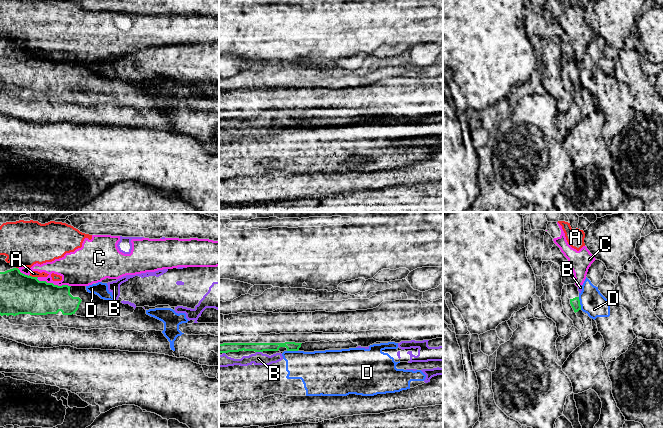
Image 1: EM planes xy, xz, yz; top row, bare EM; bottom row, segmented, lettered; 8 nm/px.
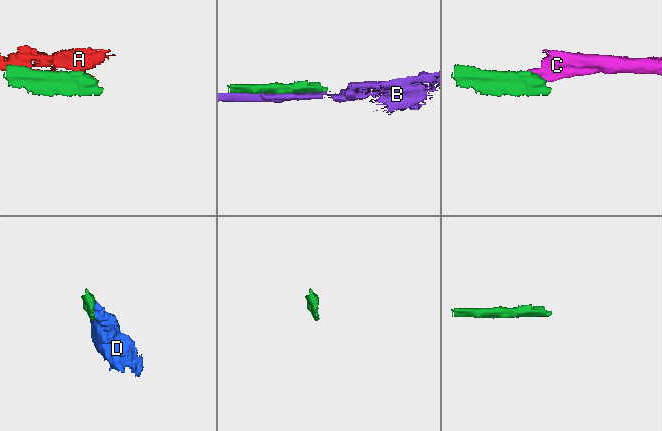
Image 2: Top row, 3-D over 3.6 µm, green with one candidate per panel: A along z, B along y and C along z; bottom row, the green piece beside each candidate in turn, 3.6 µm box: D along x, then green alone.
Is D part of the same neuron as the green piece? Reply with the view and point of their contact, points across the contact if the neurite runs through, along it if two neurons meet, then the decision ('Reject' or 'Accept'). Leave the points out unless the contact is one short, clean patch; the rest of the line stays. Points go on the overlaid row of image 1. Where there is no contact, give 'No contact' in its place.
Touches green at yz (579, 303). Boundary: yz (578, 297), (581, 309). Reject

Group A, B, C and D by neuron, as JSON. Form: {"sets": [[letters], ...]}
{"sets": [["A", "B", "C"], ["D"]]}

